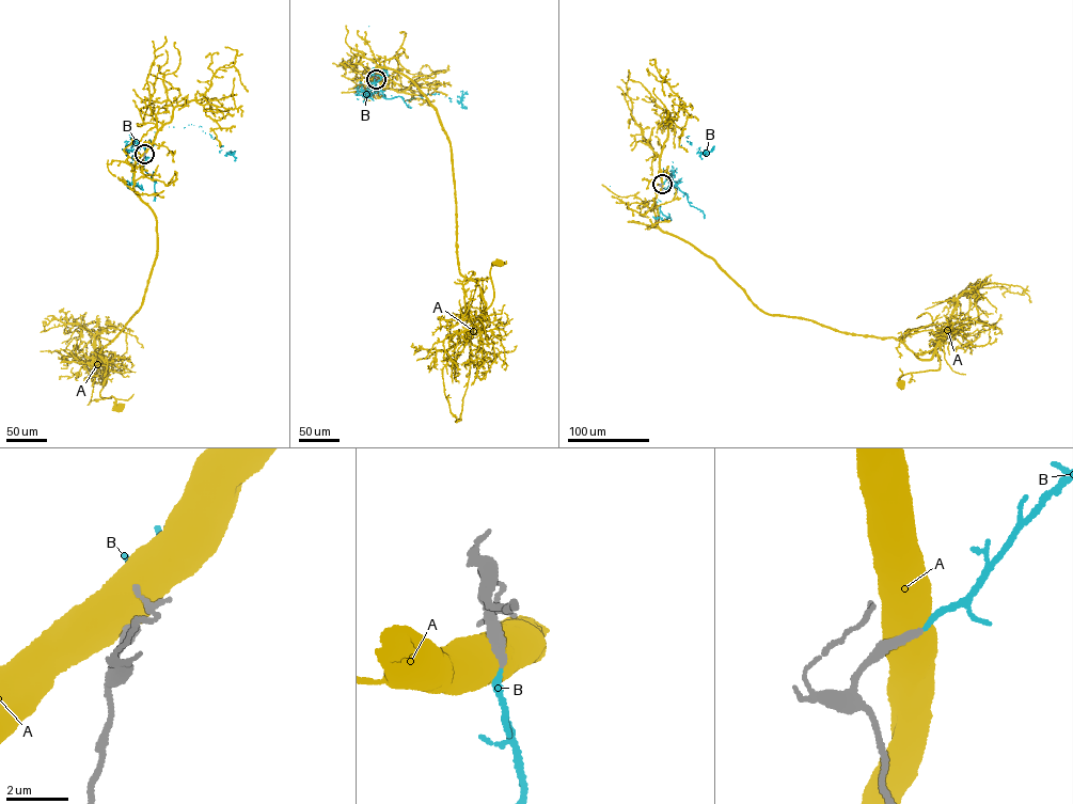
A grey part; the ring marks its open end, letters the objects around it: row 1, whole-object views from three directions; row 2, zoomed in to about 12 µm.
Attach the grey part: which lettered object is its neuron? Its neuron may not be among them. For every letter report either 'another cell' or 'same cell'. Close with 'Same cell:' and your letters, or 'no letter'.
A: another cell
B: same cell
Same cell: B

